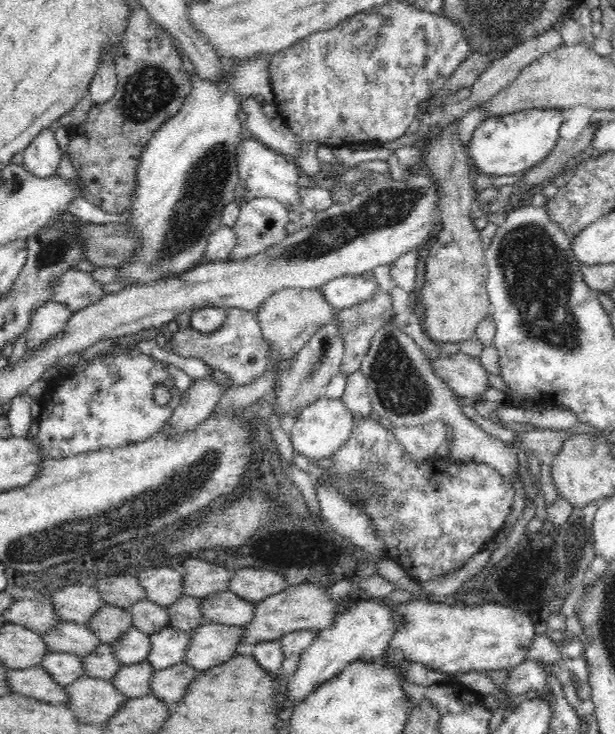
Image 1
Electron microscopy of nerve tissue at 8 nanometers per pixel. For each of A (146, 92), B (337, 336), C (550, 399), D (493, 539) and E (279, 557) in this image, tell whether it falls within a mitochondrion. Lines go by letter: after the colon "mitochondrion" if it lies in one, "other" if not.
A: mitochondrion
B: other
C: other
D: other
E: other

